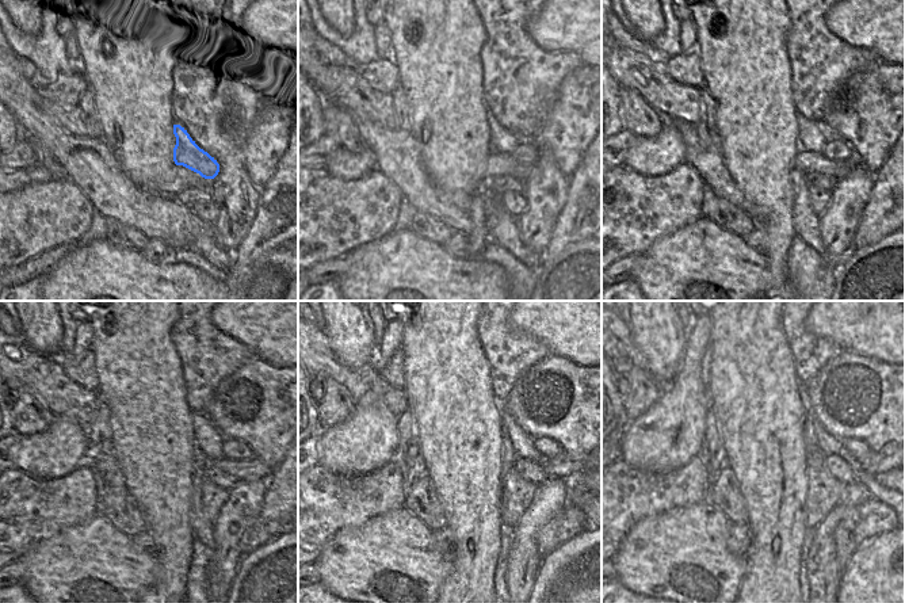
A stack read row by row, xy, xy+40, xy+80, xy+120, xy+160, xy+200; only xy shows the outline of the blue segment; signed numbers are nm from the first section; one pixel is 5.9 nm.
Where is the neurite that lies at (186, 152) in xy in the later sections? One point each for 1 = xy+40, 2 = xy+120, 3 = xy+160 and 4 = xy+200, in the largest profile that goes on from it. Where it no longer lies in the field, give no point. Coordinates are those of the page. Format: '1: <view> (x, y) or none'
1: xy+40 (499, 163)
2: xy+120 (249, 469)
3: xy+160 (560, 468)
4: xy+200 (877, 462)

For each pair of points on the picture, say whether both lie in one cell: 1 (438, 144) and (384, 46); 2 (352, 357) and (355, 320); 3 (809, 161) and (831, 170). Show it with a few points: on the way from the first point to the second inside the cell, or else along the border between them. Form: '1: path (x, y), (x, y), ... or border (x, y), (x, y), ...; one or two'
1: border (386, 27), (392, 58); two
2: path (352, 347), (352, 329); one
3: path (814, 163), (825, 167); one

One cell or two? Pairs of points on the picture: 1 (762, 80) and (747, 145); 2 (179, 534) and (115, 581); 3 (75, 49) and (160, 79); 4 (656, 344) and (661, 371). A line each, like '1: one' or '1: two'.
1: one
2: two
3: two
4: one

